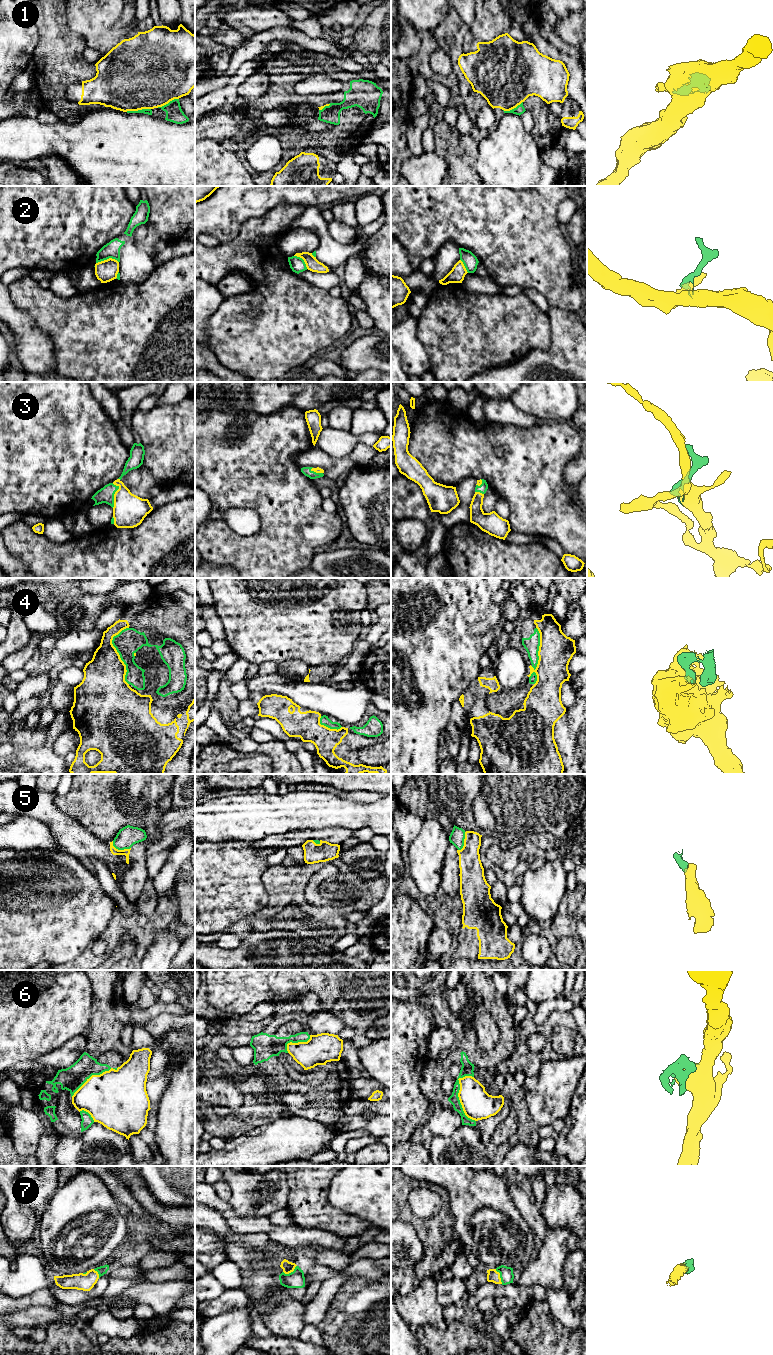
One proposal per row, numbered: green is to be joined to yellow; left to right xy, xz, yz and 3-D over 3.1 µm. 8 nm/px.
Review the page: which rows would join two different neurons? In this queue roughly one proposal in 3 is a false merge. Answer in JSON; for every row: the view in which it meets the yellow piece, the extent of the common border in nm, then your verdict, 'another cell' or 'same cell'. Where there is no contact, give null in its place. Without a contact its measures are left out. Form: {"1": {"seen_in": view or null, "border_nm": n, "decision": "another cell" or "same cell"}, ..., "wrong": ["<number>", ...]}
{"1": {"seen_in": "xy", "border_nm": 200, "decision": "another cell"}, "2": {"seen_in": "xy", "border_nm": 180, "decision": "another cell"}, "3": {"seen_in": "xy", "border_nm": 200, "decision": "same cell"}, "4": {"seen_in": "yz", "border_nm": 460, "decision": "another cell"}, "5": {"seen_in": "xy", "border_nm": 160, "decision": "same cell"}, "6": {"seen_in": "yz", "border_nm": 380, "decision": "another cell"}, "7": {"seen_in": "xz", "border_nm": 130, "decision": "same cell"}, "wrong": ["1", "2", "4", "6"]}

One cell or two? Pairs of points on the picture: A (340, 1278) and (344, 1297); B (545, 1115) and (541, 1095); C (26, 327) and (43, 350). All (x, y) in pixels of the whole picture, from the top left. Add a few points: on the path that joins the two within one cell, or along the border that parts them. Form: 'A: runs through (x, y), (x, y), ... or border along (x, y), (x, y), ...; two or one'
A: border along (345, 1281), (330, 1305); two
B: runs through (544, 1110), (543, 1100); one
C: runs through (27, 333), (37, 344); one

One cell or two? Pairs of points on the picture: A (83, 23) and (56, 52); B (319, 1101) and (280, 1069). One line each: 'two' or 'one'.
A: two
B: one

